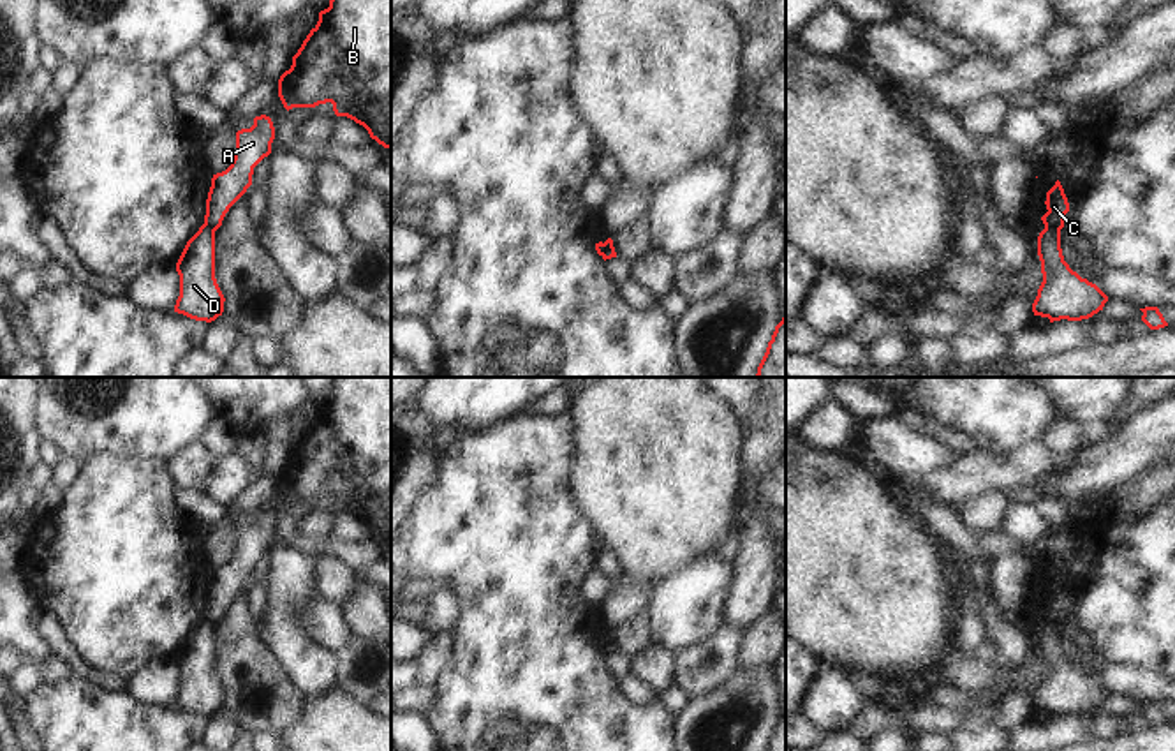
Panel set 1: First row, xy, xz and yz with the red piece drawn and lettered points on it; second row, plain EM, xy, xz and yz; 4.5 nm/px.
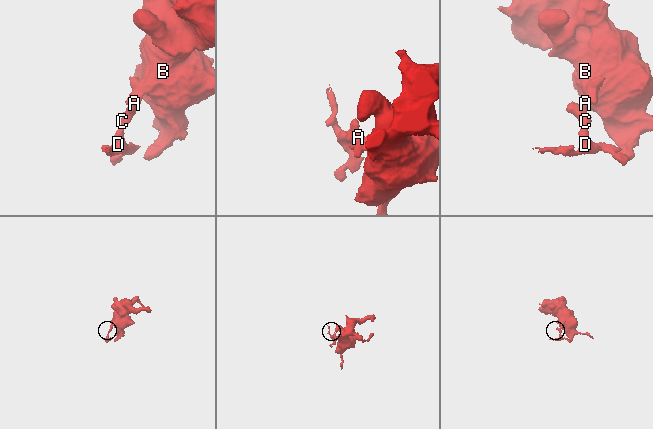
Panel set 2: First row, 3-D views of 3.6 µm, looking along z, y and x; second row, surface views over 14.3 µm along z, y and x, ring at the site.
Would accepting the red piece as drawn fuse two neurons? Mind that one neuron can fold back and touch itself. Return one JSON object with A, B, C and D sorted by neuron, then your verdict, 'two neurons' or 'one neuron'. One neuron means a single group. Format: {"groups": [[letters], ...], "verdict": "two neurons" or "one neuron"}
{"groups": [["A", "B", "C"], ["D"]], "verdict": "two neurons"}

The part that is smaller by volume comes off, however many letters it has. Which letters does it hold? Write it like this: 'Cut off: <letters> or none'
Cut off: D

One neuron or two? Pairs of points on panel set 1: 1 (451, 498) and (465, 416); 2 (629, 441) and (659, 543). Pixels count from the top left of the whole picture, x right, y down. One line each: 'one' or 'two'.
1: two
2: one

